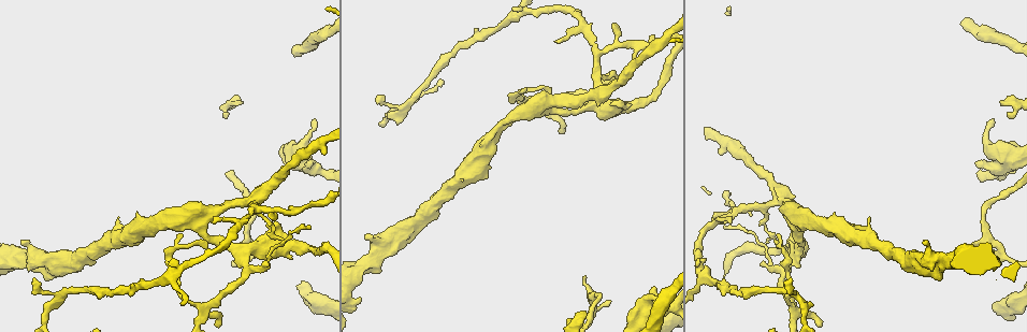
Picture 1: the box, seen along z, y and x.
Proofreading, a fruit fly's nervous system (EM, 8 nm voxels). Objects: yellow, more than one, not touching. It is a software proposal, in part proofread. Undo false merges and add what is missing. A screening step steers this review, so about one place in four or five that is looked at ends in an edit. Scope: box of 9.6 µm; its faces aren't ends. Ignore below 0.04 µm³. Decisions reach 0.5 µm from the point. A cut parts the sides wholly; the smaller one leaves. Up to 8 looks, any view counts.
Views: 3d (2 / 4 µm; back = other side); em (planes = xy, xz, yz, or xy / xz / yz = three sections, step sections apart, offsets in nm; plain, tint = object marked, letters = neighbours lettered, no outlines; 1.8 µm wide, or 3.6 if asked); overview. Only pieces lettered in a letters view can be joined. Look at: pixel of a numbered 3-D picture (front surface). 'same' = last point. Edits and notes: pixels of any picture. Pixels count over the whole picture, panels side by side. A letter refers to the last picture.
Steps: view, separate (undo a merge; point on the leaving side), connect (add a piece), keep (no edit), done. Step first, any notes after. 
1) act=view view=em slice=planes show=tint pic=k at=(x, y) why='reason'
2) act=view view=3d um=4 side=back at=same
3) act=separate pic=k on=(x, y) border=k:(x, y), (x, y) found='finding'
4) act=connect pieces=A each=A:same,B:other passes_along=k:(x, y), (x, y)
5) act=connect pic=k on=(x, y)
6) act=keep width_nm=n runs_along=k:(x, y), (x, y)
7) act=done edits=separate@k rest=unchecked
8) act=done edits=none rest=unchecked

act=view view=3d um=2 pic=1 at=(271, 219) why='free end'

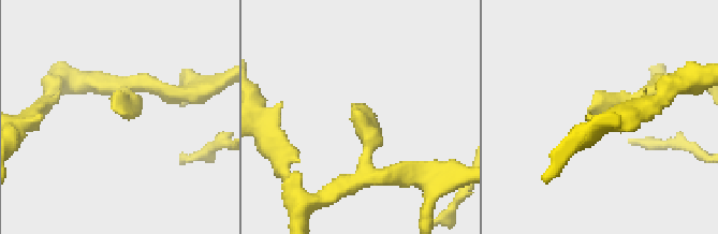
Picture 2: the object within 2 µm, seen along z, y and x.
act=view view=em slice=planes show=letters pic=2 at=(359, 107)

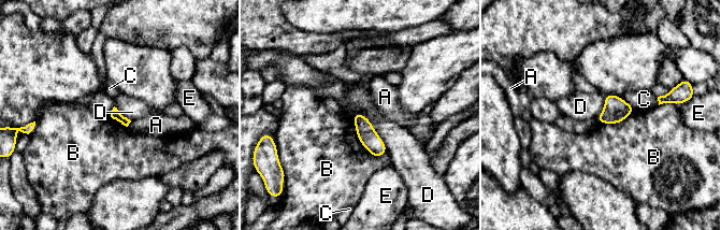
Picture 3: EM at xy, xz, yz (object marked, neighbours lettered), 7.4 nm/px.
act=keep width_nm=80 each=A:other,B:other,C:other,D:other,E:other border=3:(355, 113), (368, 118), (387, 152) found='none of them fits'

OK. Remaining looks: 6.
act=view view=3d um=4 pic=1 at=(780, 200) why='sharp bend'

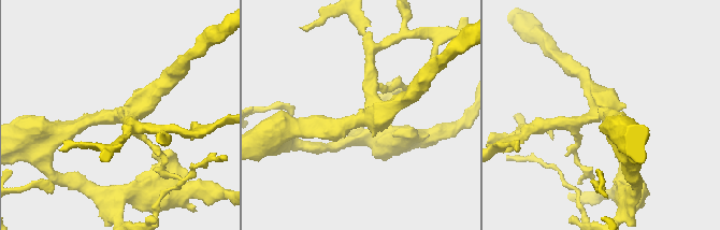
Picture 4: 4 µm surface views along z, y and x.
act=view view=em slice=planes show=plain pic=4 at=(371, 114) why='need the tissue'

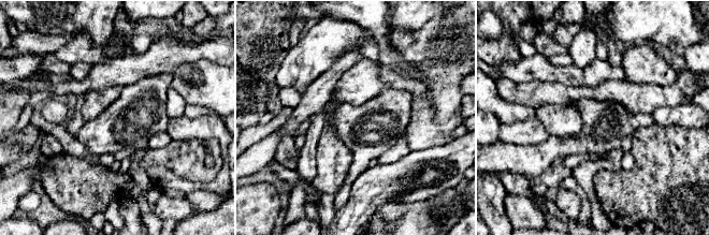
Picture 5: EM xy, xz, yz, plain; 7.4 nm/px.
act=view view=em slice=planes show=letters at=same

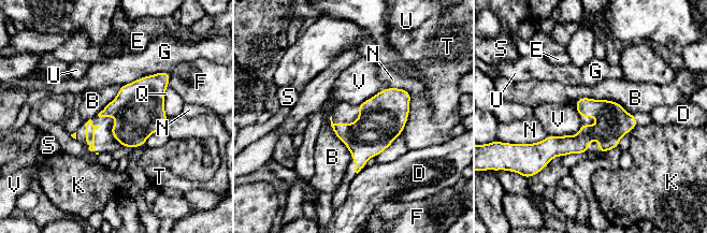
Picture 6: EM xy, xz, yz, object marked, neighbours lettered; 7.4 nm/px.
act=keep each=B:other,D:other,E:other,F:other,G:other,K:other,N:other,Q:other,S:other,T:other,U:other,V:other runs_along=6:(632, 116), (545, 160) found='continuous, no second neuron'

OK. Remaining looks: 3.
act=view view=em slice=xy step=16 show=letters pic=1 at=(994, 122) why='an open end'

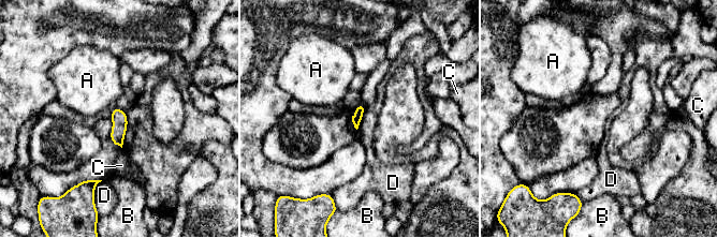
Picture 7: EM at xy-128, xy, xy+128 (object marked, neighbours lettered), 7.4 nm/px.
act=keep each=A:other,B:other,C:other,D:other border=7:(127, 113), (127, 132), (121, 147) found='none of them fits'

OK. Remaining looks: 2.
act=done edits=none rest=unchecked

